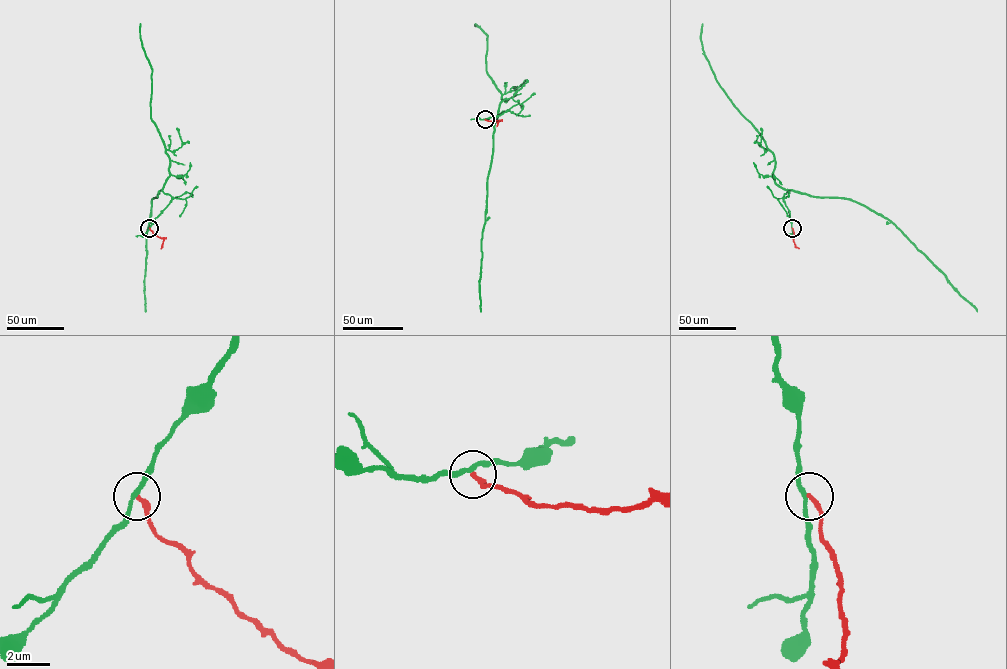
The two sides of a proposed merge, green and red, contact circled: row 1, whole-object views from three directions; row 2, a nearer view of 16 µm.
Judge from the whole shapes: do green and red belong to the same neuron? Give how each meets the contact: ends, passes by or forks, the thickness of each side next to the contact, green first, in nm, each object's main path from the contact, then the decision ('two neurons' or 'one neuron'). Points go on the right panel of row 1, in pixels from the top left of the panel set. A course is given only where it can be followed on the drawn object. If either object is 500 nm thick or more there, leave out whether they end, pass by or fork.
green passes by; red ends; calibres 190 and 240 nm; course green (792, 228), (789, 211), (783, 199), (787, 190), (851, 199), (892, 222), (977, 312); course red (792, 228), (793, 241), (799, 248); two neurons

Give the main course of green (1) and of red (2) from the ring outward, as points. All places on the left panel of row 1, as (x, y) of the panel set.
1: (149, 228), (171, 199), (162, 190), (152, 199), (147, 231), (145, 312)
2: (149, 228), (164, 239), (161, 248)

